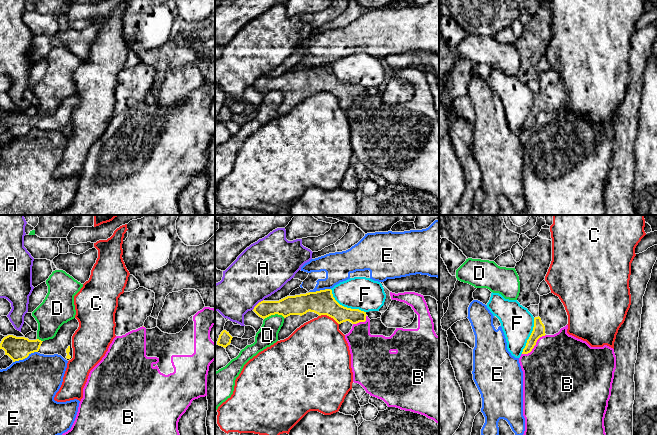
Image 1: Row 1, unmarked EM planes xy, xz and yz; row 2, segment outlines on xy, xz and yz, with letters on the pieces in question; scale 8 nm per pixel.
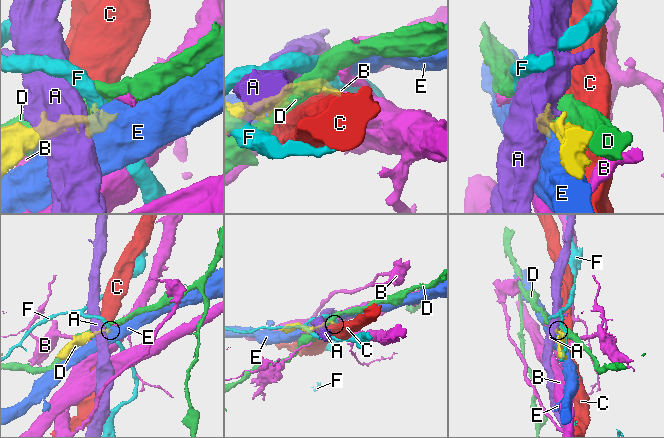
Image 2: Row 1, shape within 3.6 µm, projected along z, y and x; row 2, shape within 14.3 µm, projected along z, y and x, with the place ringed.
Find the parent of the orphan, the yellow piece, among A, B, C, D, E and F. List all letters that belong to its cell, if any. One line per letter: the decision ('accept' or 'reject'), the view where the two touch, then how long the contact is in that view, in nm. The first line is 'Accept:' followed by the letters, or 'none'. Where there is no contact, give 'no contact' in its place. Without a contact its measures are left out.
Accept: none
A: reject; contact in xz; length 130 nm
B: reject; contact in yz; length 260 nm
C: reject; contact in xz; length 180 nm
D: reject; contact in xz; length 170 nm
E: reject; contact in xy; length 220 nm
F: reject; contact in xz; length 340 nm

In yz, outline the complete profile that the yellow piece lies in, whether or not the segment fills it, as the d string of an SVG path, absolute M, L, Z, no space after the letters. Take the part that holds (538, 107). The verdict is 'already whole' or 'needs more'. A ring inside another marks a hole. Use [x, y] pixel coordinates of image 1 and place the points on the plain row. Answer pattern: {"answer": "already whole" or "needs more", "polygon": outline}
{"answer": "needs more", "polygon": "M553 69L540 72L539 92L534 94L533 107L522 130L528 130L537 116L545 111L554 111L568 100L568 91L558 72Z"}

